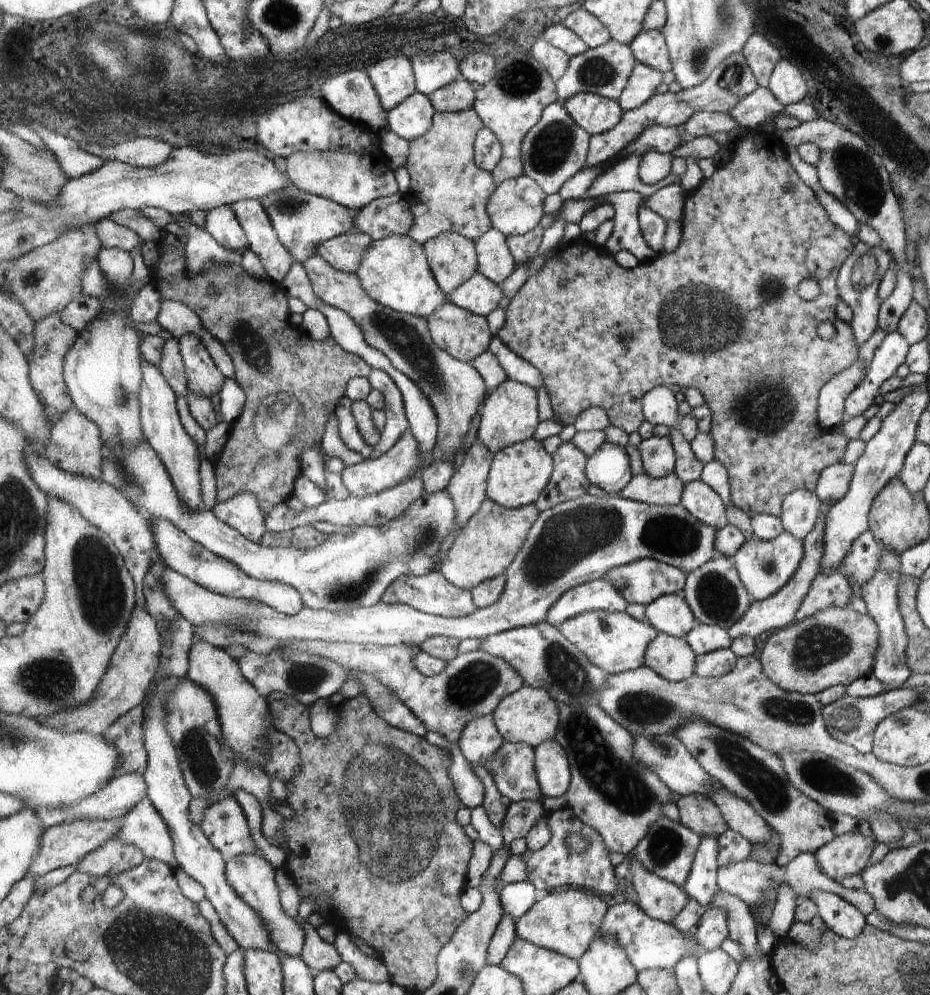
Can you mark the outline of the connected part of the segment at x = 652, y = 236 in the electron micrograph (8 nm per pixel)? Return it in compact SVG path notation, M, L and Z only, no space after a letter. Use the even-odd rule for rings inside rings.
M643 196L643 203L640 204L637 216L637 227L642 232L646 244L655 250L655 253L663 253L664 239L667 231L666 220L657 212L645 204L648 202L647 196Z

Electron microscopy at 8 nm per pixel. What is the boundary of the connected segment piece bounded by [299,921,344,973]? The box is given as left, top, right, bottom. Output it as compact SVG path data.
M299 922L307 934L306 945L304 946L301 957L307 962L311 971L319 973L323 970L334 970L338 968L344 961L334 944L326 942L326 940L318 934L318 930L309 924L309 922Z

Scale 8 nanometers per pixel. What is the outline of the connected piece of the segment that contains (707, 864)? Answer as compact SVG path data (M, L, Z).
M712 835L700 837L695 850L695 861L685 884L684 890L689 898L701 907L709 907L711 898L719 891L716 886L716 855L718 852L716 838Z

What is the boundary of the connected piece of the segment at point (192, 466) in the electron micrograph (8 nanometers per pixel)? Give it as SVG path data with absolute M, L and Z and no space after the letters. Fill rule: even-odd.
M145 358L142 360L142 389L139 394L139 403L142 418L142 430L151 447L158 452L165 464L174 486L183 503L192 509L206 509L201 498L201 478L199 478L199 446L186 432L177 411L178 398L173 388L163 377L159 367L154 366Z

